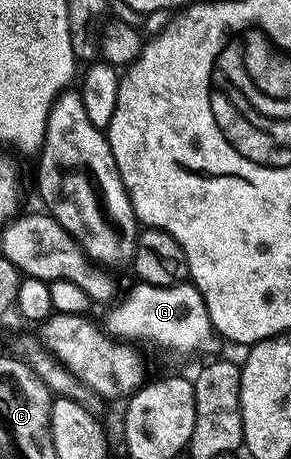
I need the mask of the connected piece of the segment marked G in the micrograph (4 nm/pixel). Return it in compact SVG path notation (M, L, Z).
M140 282L122 298L107 307L108 315L102 321L103 329L121 343L145 342L168 354L204 354L218 342L206 304L196 286L151 286Z

